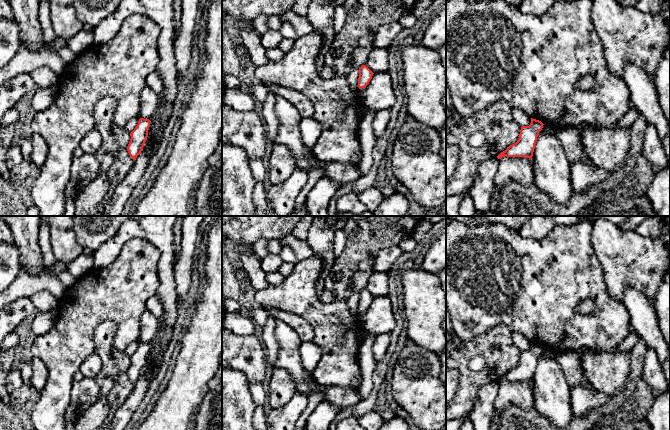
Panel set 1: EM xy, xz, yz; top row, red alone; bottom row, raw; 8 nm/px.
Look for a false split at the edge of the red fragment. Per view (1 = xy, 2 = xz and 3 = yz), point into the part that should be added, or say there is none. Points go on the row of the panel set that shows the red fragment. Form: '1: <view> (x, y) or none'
1: none
2: none
3: none

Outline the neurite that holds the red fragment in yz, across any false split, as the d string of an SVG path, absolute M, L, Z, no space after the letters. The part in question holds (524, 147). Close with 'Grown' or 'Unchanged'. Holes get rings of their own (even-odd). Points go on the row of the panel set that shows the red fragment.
M531 118L529 126L521 127L518 141L507 147L507 149L501 152L497 158L501 159L503 156L506 156L527 157L532 159L537 137L543 125L541 121Z. Unchanged

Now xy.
M140 118L135 129L130 133L131 139L127 146L127 151L132 159L136 159L141 153L148 137L150 120Z. Unchanged

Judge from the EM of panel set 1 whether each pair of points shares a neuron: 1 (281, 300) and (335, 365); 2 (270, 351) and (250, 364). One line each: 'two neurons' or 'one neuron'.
1: one neuron
2: two neurons

